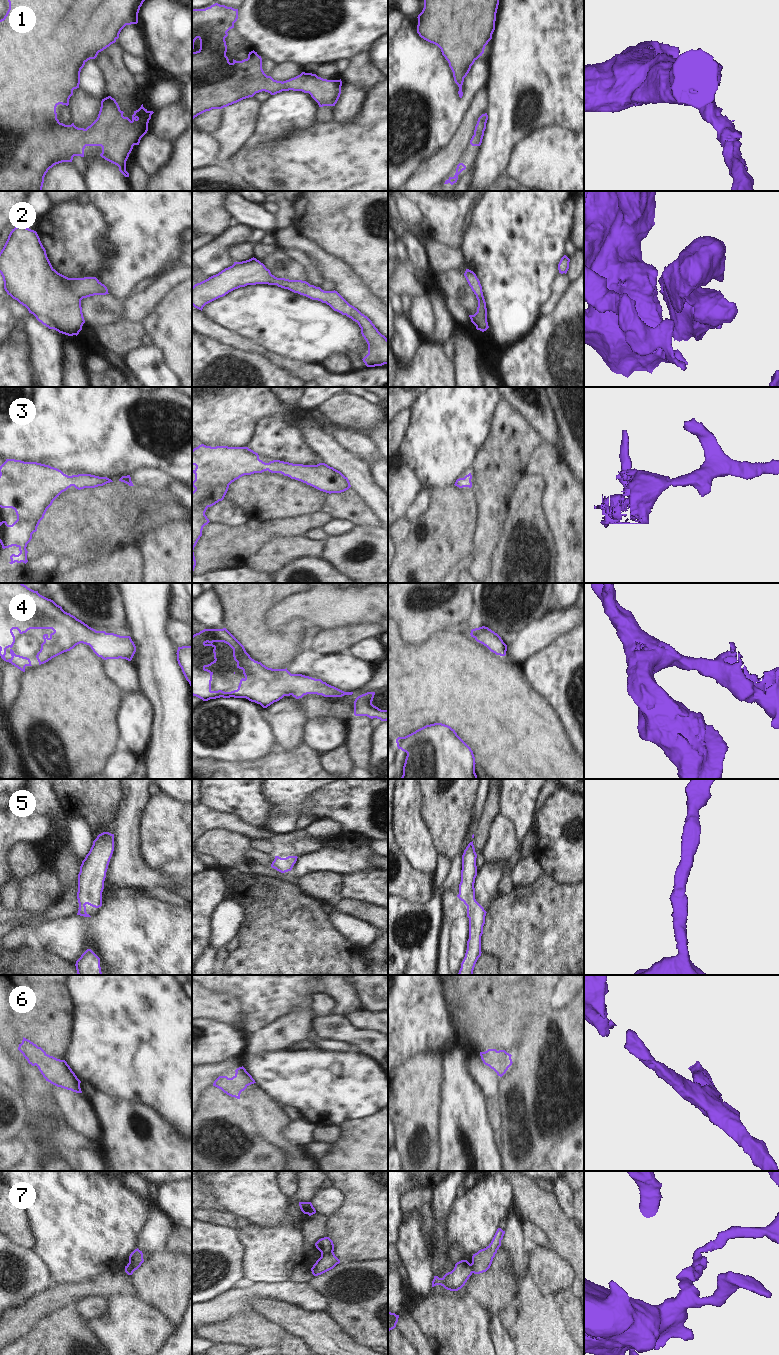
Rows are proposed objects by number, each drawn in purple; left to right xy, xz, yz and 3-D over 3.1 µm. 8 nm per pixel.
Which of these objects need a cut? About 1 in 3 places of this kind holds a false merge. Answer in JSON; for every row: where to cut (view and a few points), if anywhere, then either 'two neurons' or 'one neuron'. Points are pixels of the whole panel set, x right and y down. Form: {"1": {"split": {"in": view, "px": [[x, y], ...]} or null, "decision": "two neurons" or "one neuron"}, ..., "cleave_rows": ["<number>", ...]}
{"1": {"split": null, "decision": "one neuron"}, "2": {"split": null, "decision": "one neuron"}, "3": {"split": null, "decision": "one neuron"}, "4": {"split": null, "decision": "one neuron"}, "5": {"split": null, "decision": "one neuron"}, "6": {"split": null, "decision": "one neuron"}, "7": {"split": {"in": "xz", "px": [[332, 1251], [321, 1255]]}, "decision": "two neurons"}, "cleave_rows": ["7"]}

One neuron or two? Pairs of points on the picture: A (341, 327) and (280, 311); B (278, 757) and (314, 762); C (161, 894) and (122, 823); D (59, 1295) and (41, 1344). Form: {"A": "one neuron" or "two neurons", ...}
{"A": "one neuron", "B": "one neuron", "C": "two neurons", "D": "two neurons"}

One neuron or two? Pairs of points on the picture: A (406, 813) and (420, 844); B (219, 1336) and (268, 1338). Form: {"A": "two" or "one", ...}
{"A": "one", "B": "one"}

